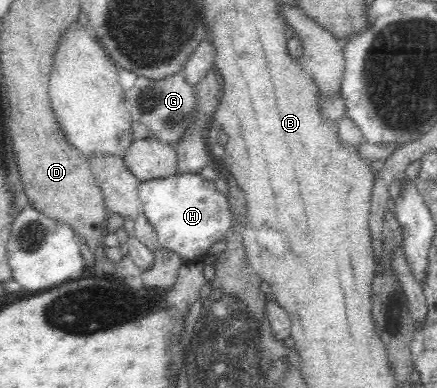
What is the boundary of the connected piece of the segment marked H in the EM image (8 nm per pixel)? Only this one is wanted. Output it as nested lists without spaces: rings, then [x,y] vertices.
[[[179,172],[166,178],[141,182],[138,188],[143,214],[154,228],[161,248],[175,254],[184,262],[202,260],[209,249],[224,239],[233,225],[229,200],[220,193],[213,180],[202,177],[200,172]]]

